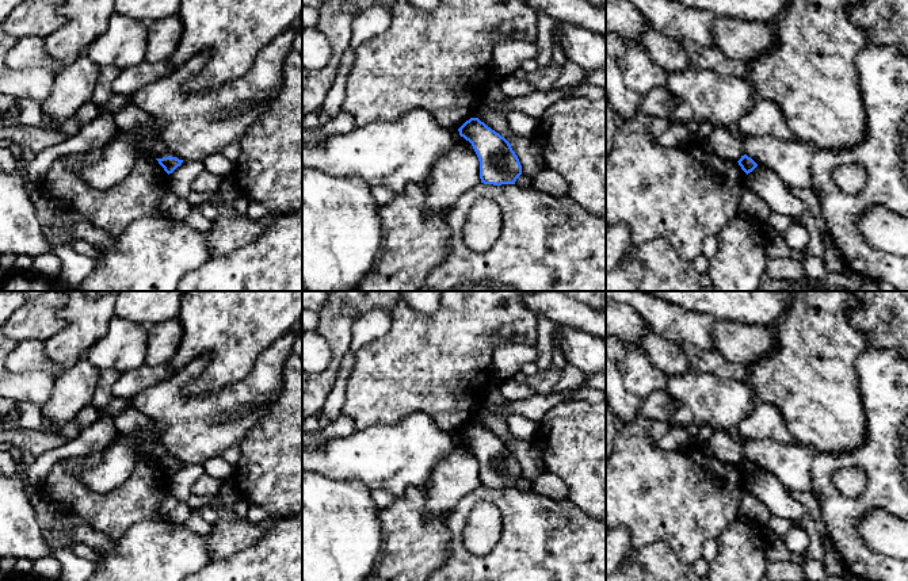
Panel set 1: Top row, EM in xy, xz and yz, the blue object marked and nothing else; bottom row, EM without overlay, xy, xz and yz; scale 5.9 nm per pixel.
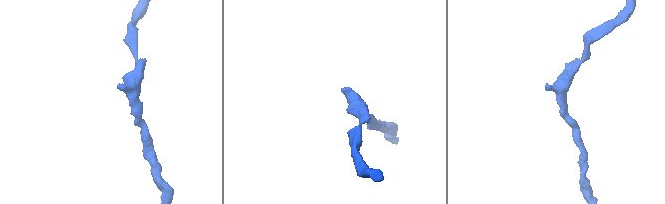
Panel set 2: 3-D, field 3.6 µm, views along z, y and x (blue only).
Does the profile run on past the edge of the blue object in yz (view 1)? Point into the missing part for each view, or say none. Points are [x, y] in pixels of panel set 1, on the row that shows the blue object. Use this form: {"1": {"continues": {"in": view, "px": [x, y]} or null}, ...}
{"1": {"continues": null}}

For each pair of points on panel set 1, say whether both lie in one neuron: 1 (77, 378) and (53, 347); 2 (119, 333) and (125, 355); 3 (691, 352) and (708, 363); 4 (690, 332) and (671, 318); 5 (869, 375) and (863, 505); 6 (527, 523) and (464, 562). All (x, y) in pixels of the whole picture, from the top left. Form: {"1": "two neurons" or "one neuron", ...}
{"1": "two neurons", "2": "one neuron", "3": "one neuron", "4": "one neuron", "5": "one neuron", "6": "one neuron"}

